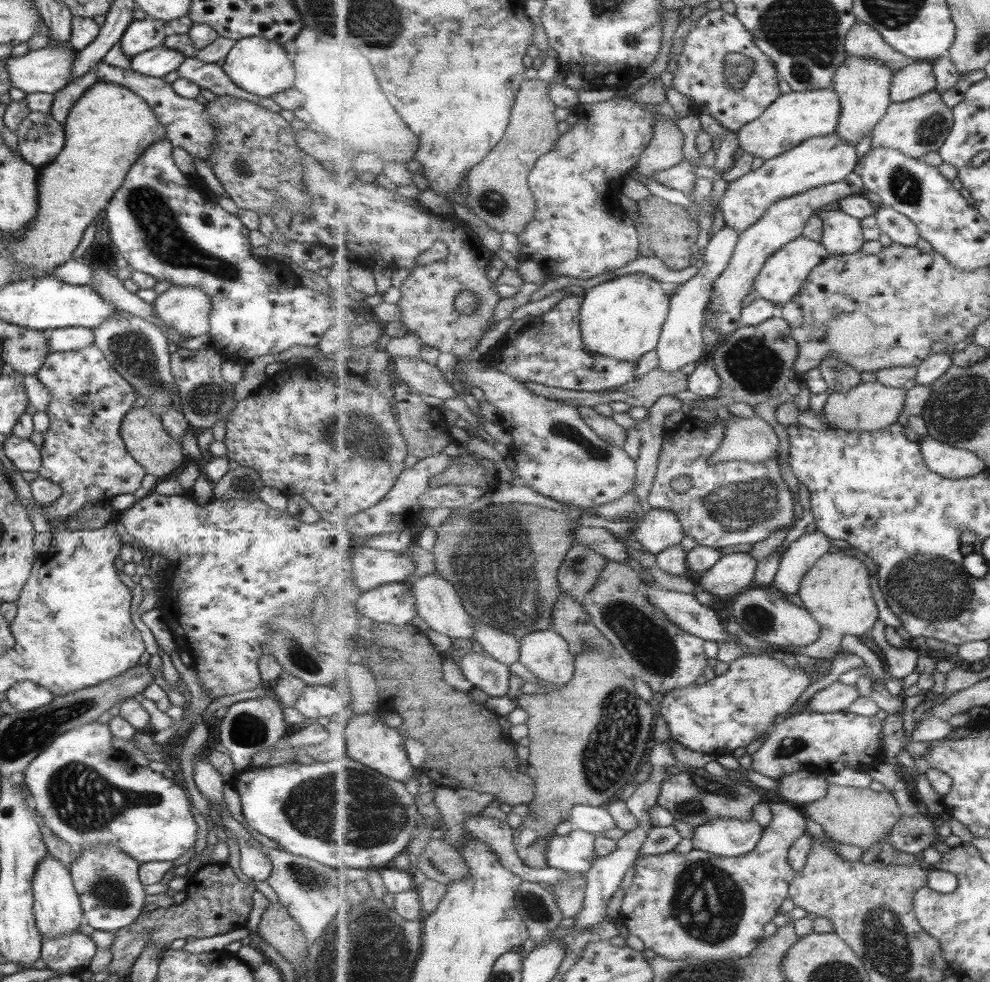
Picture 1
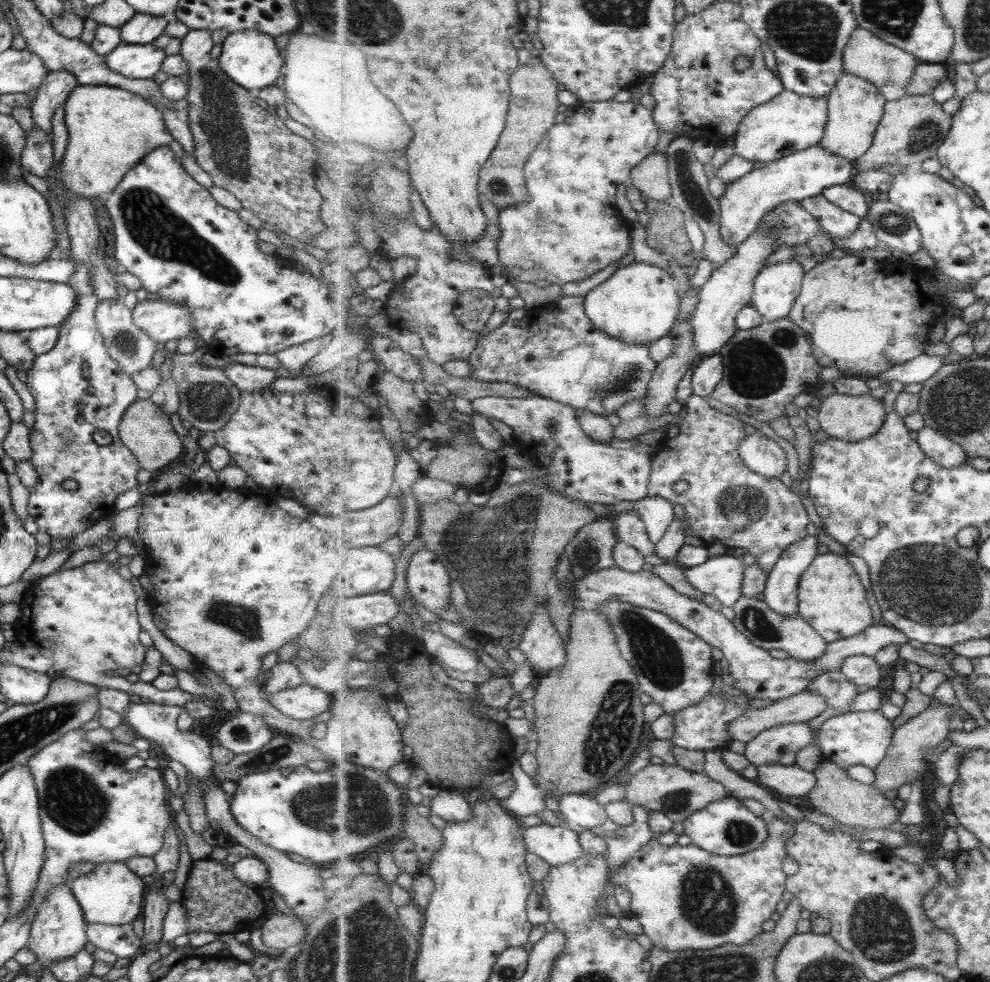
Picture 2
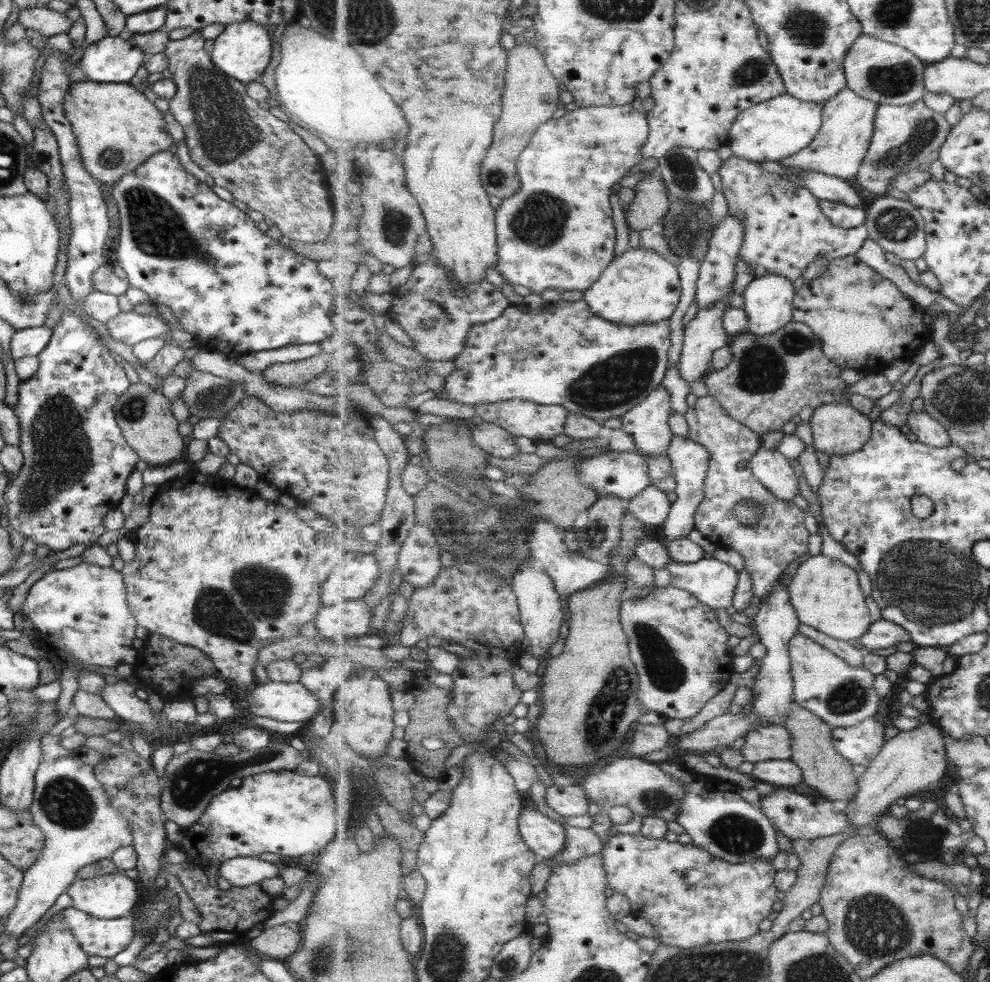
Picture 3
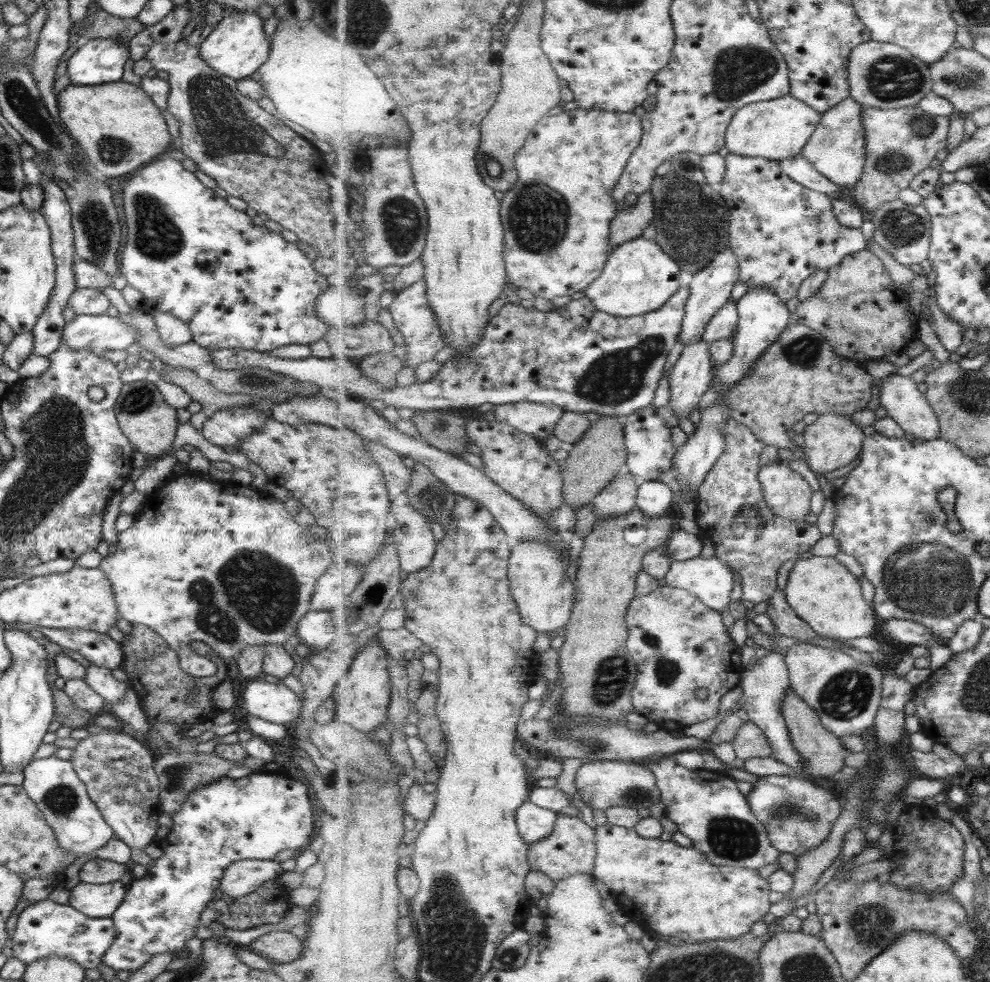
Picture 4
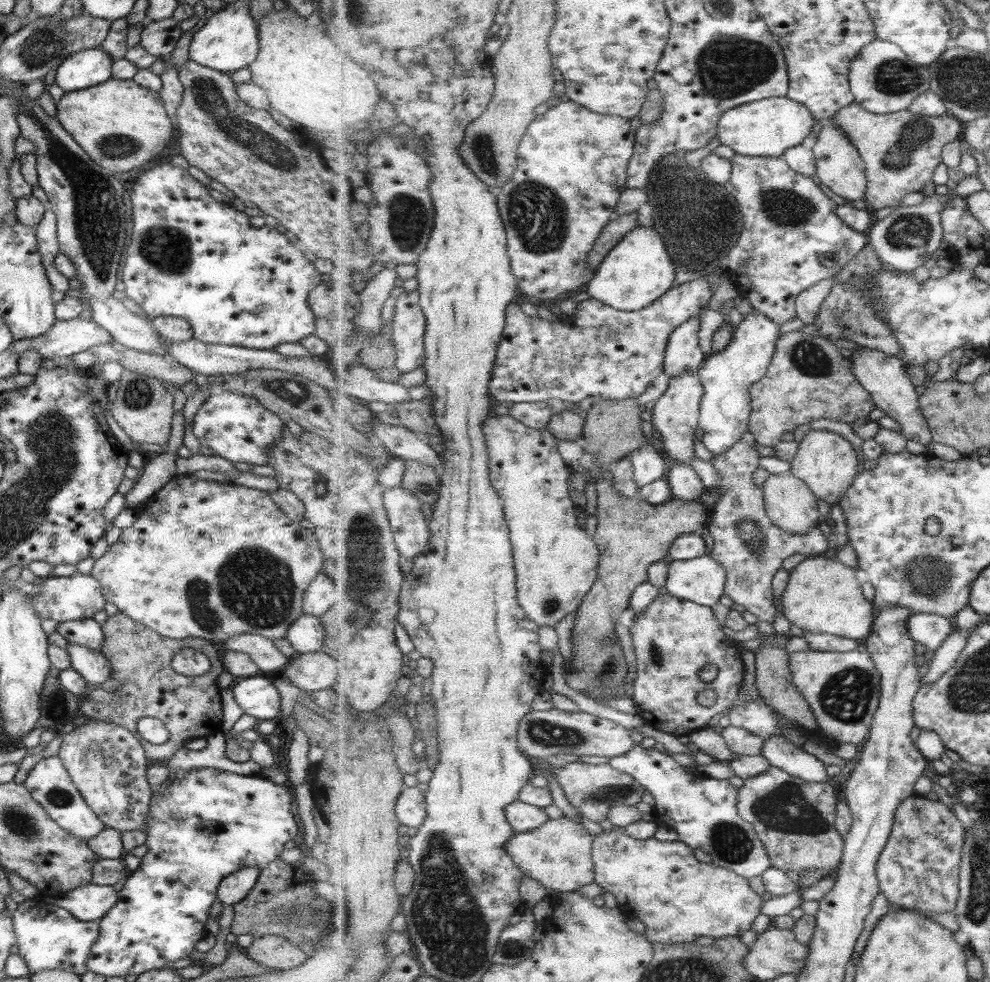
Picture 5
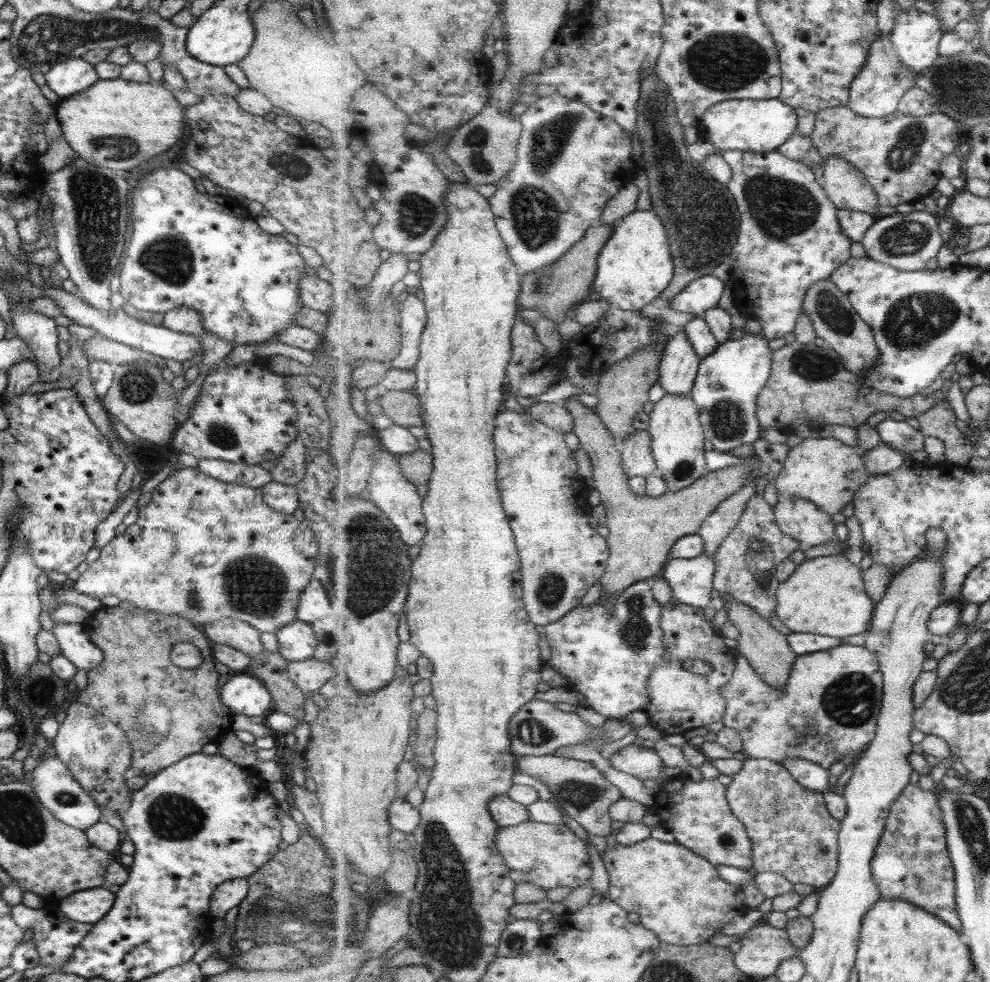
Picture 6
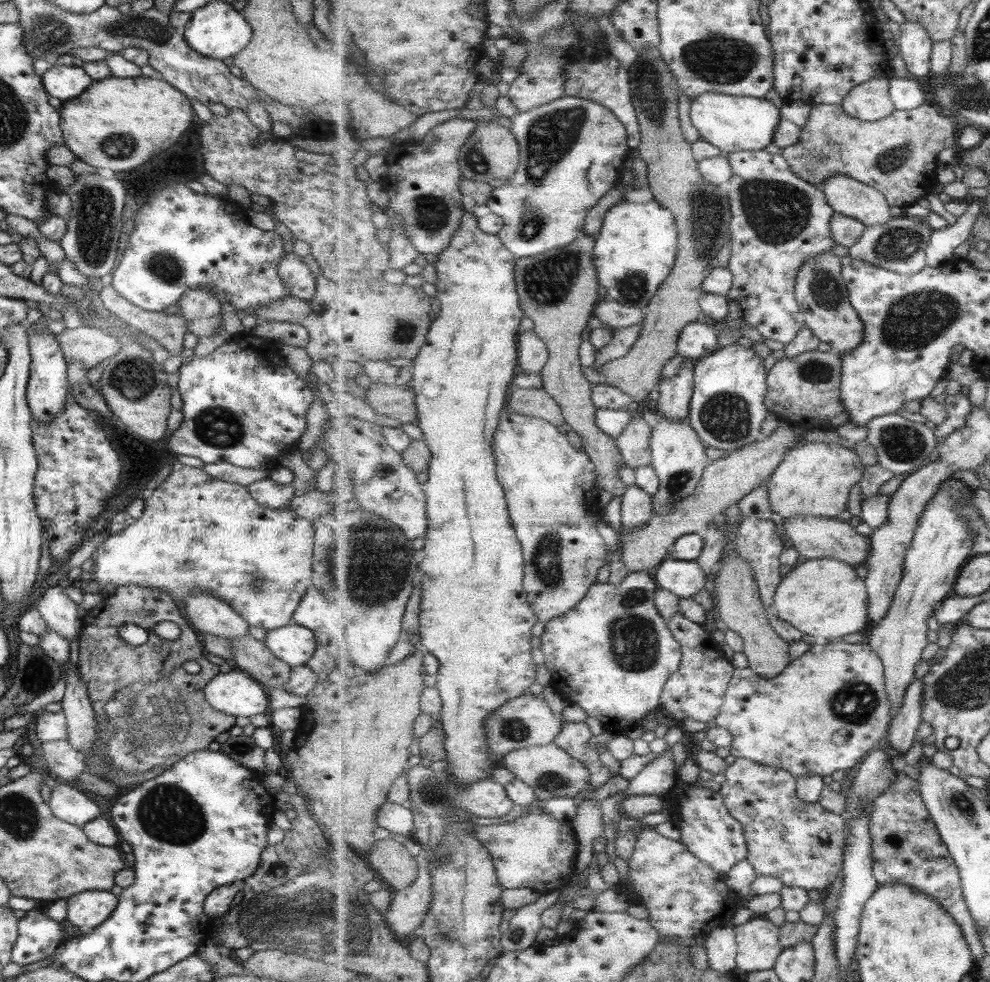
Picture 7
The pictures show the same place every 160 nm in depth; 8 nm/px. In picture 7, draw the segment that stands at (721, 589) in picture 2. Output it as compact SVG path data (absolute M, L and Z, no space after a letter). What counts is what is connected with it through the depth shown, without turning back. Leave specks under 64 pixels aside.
M668 556L653 572L654 578L660 588L671 591L680 598L694 598L697 593L705 590L705 582L709 580L701 565L695 560L679 560Z

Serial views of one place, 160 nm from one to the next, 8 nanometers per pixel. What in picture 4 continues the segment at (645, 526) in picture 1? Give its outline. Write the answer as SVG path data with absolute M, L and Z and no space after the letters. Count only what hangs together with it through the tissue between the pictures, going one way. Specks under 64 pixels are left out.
M660 481L644 482L638 490L636 507L651 518L673 513L673 490Z

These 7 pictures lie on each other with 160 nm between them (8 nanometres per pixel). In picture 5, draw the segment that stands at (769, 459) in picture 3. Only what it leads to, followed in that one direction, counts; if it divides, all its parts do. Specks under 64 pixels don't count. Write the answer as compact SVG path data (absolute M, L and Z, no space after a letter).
M772 474L763 489L770 519L783 530L809 534L820 523L818 498L794 474Z

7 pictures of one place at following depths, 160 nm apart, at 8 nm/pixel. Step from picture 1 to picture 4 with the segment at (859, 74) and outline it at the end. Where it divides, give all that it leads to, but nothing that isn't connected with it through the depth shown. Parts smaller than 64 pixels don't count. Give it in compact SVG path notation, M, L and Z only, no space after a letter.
M849 97L839 106L823 113L822 122L801 154L818 172L849 192L863 177L866 166L867 138L862 113L864 108L865 106Z

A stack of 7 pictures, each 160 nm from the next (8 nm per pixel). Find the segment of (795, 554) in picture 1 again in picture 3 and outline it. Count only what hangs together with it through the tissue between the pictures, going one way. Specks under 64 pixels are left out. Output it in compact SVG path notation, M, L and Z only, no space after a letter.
M779 584L774 586L763 604L759 606L759 616L755 618L755 629L759 631L759 642L766 647L766 655L759 665L759 672L756 676L752 696L753 700L750 709L760 714L762 724L782 724L782 718L790 712L794 702L794 680L792 676L792 658L789 654L789 641L797 635L801 620L791 605L789 585Z

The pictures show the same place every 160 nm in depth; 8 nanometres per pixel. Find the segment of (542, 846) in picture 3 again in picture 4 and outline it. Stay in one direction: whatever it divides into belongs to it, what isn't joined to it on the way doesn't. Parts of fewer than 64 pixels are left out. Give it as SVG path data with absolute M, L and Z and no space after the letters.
M527 800L516 814L518 827L527 843L534 843L550 837L558 821L558 813L547 810L547 807L537 806Z

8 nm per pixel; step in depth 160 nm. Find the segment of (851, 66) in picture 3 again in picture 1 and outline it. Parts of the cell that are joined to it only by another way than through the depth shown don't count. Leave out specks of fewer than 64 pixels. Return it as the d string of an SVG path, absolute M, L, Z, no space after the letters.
M858 22L850 30L846 38L846 51L855 56L870 56L886 62L890 68L901 70L910 60L892 47L883 35L870 24Z

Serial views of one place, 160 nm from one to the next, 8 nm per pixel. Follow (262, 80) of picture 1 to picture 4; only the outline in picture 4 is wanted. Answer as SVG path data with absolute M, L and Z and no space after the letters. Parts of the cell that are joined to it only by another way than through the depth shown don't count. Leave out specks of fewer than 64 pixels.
M256 13L225 14L199 44L198 53L201 60L227 78L235 81L247 78L265 62L269 54L269 42L263 33L262 24L262 19Z

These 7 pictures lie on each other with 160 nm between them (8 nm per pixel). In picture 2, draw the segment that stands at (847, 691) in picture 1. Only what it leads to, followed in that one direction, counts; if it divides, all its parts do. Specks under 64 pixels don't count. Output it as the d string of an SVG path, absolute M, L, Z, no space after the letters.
M807 690L761 708L749 709L728 726L728 731L733 740L749 744L763 730L787 722L811 720L825 712L827 707L824 696Z

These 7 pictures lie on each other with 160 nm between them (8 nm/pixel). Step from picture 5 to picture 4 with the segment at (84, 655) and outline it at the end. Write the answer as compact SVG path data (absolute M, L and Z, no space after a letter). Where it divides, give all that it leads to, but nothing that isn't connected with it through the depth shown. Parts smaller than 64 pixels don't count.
M89 663L85 668L83 681L97 693L105 703L117 702L127 692L129 684L118 682L111 676L111 670Z

